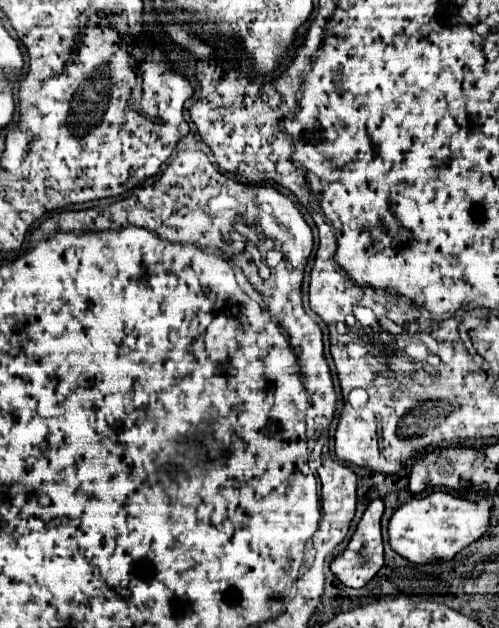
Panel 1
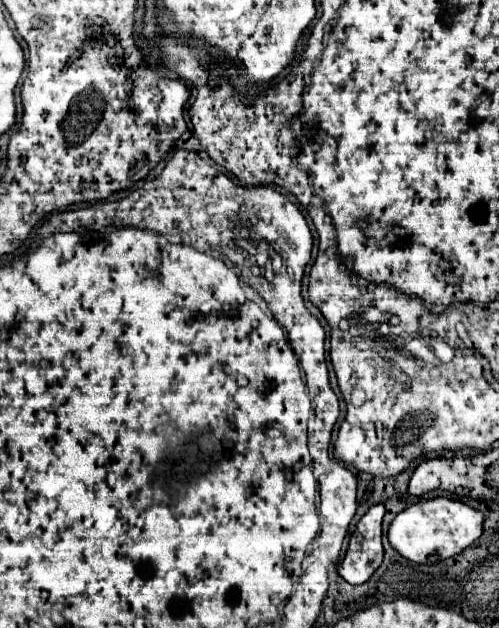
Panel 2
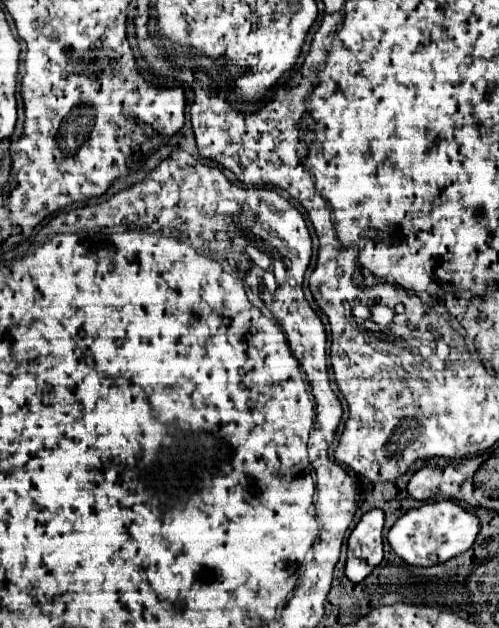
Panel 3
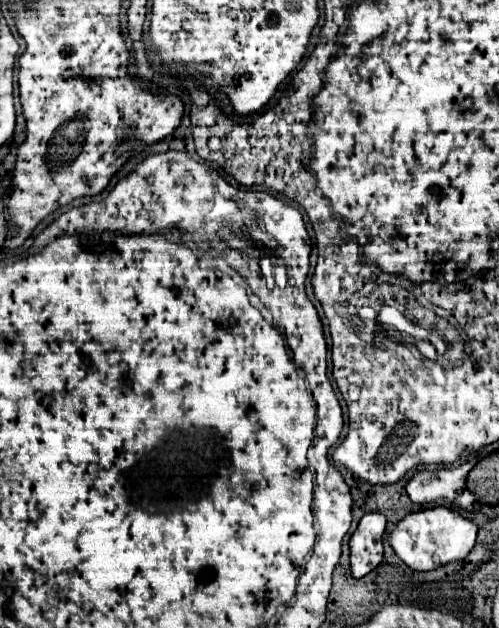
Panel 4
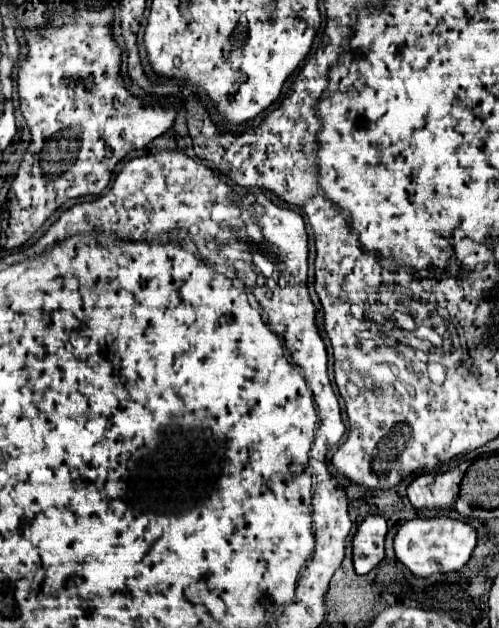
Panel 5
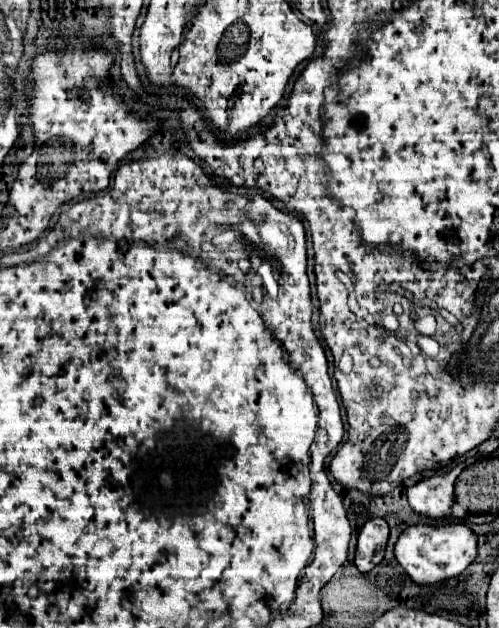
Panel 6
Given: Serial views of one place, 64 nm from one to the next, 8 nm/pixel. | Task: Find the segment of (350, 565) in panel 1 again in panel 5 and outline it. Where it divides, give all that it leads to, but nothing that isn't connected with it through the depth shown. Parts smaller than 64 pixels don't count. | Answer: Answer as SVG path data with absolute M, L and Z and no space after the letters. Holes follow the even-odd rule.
M368 516L354 536L354 570L356 574L368 574L384 559L384 538L388 526L382 516Z

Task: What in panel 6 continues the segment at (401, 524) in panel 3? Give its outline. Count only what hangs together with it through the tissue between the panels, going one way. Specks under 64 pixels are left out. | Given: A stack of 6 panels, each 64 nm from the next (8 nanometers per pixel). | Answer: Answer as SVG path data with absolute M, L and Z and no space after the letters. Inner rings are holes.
M452 524L452 526L410 526L400 534L396 542L396 560L408 572L408 576L424 586L432 586L450 578L460 576L476 558L476 536L468 526Z

